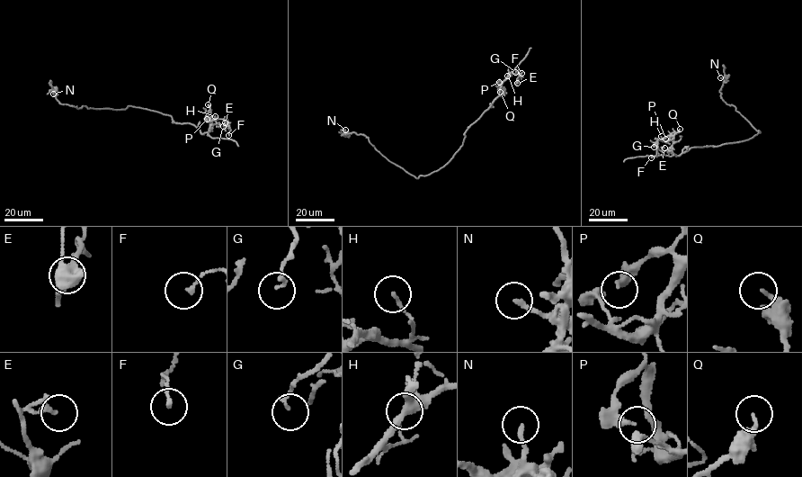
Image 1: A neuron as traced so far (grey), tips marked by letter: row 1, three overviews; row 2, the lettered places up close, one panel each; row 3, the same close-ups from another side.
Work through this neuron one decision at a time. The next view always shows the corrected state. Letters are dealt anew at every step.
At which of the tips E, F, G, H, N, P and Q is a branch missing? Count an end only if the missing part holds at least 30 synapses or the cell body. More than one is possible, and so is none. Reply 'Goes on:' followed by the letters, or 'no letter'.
Goes on: no letter

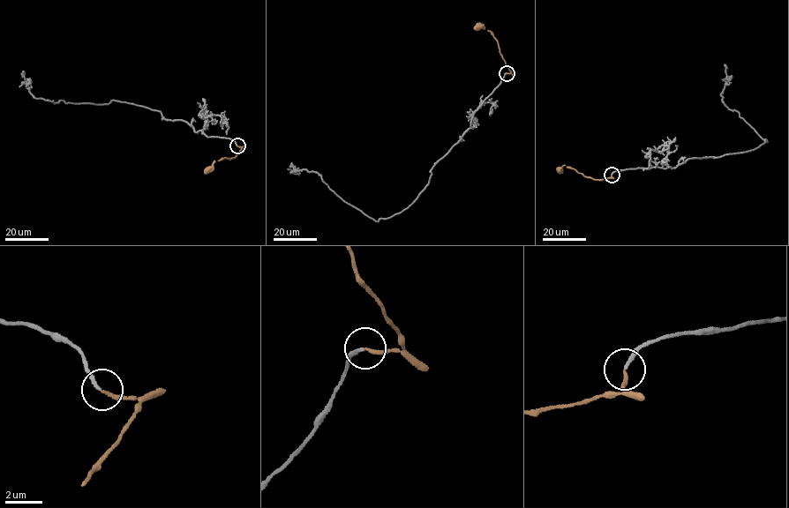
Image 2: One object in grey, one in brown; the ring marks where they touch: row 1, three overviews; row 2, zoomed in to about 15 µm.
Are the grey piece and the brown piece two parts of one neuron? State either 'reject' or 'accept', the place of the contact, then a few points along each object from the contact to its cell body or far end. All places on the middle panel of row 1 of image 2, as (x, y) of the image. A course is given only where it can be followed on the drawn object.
accept; place (507, 73); course grey (507, 73), (418, 197), (387, 218), (364, 215), (318, 173), (291, 162); course brown (507, 73), (511, 70), (492, 33), (481, 26), (474, 29)

